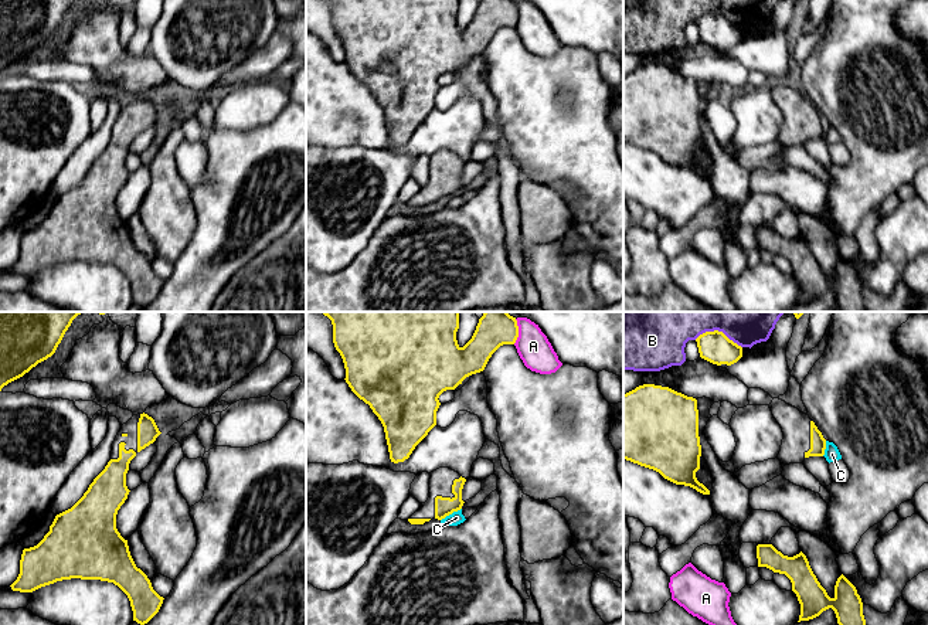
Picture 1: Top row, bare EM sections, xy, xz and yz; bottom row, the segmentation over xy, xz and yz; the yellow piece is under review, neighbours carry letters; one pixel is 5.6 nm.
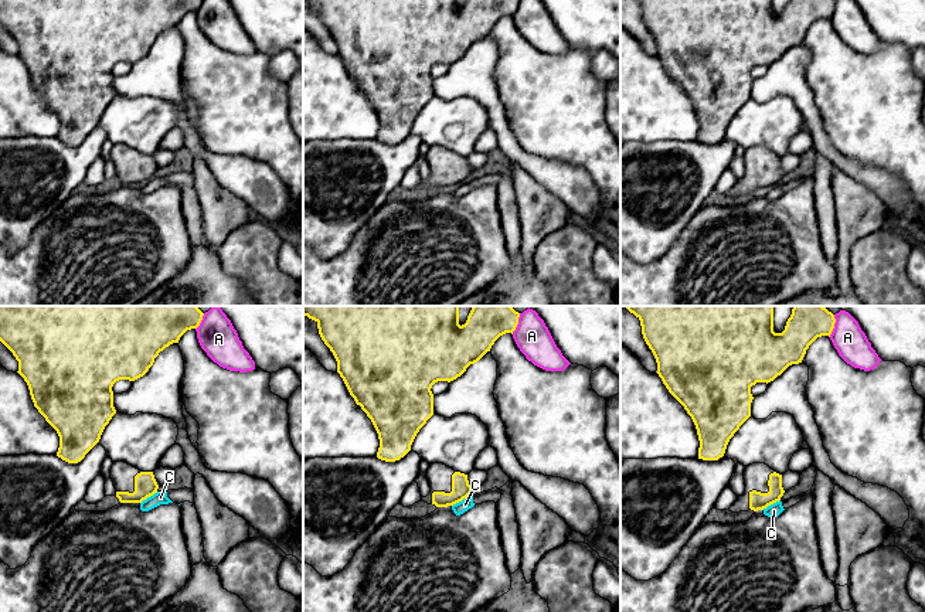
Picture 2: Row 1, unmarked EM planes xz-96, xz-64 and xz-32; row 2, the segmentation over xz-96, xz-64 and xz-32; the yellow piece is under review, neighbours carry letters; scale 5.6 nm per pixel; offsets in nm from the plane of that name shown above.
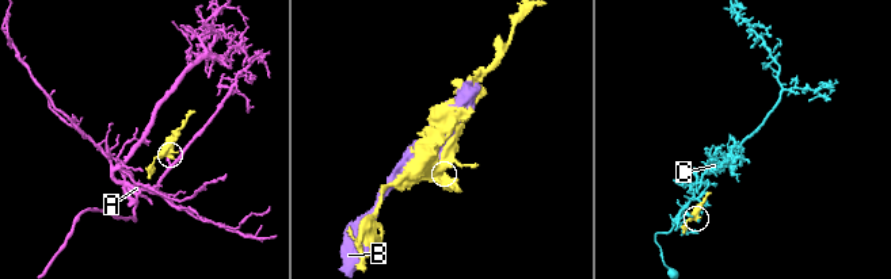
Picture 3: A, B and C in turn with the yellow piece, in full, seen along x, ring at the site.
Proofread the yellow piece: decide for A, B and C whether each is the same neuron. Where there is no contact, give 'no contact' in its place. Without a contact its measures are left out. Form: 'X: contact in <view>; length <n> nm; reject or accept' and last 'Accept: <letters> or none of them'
A: contact in xz; length 140 nm; reject
B: contact in yz; length 280 nm; reject
C: contact in xz; length 140 nm; reject
Accept: none of them

